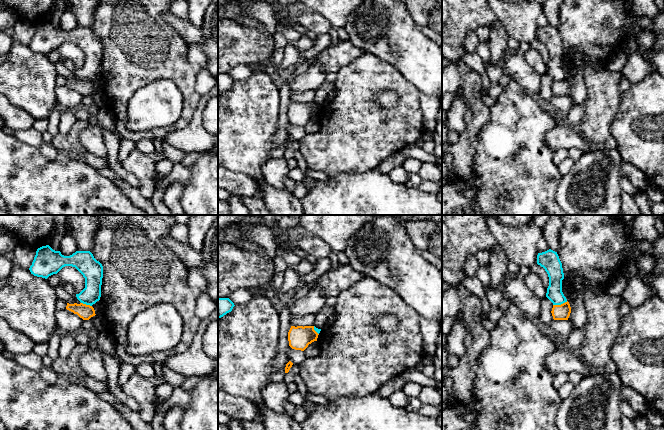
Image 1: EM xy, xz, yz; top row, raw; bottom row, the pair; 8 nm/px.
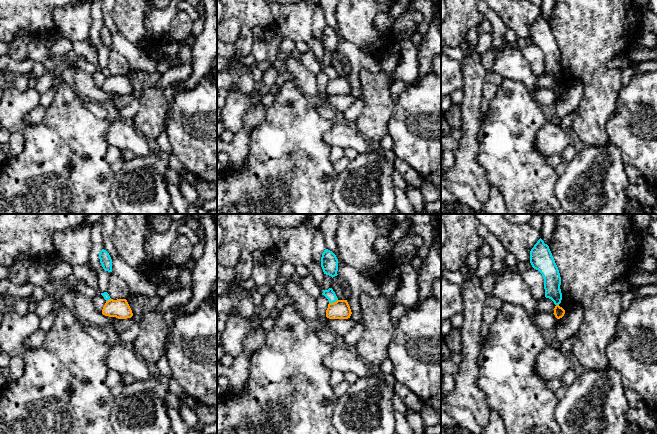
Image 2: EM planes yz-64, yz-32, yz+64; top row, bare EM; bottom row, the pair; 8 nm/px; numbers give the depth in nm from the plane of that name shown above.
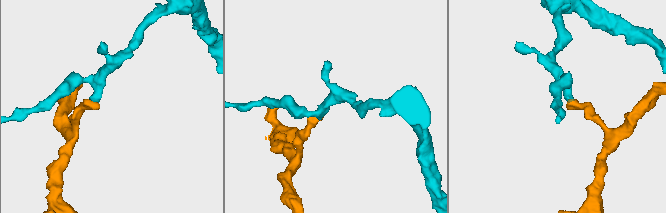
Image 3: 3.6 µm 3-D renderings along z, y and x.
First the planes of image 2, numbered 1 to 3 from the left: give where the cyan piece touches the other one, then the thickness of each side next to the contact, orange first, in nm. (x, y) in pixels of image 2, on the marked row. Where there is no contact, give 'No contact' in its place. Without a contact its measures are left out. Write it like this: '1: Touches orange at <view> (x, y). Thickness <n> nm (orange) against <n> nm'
1: Touches orange at yz-64 (108, 300). Thickness 150 nm (orange) against 50 nm
2: Touches orange at yz-32 (334, 302). Thickness 150 nm (orange) against 80 nm
3: Touches orange at yz+64 (557, 305). Thickness 90 nm (orange) against 140 nm

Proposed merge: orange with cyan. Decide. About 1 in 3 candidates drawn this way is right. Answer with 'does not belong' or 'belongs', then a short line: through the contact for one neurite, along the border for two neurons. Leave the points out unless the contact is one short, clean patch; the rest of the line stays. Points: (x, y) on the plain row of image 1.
does not belong; line yz (567, 77), (553, 81)

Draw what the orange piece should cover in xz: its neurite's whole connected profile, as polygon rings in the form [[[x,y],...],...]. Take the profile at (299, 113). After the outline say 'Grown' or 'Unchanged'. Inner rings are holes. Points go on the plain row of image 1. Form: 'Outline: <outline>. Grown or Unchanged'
Outline: [[[291,102],[288,108],[289,122],[292,125],[304,127],[309,120],[317,117],[318,111],[314,102]]]. Unchanged

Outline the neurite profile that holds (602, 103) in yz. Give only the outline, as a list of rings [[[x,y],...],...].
[[[590,63],[583,66],[587,87],[585,113],[576,124],[581,134],[594,145],[603,144],[611,137],[611,124],[620,105],[620,72],[599,69]]]

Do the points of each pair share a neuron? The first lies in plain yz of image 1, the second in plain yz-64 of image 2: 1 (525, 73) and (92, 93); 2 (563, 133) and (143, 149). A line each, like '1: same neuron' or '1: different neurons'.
1: same neuron
2: same neuron

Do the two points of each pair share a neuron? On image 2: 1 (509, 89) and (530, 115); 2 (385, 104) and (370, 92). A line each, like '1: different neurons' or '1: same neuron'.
1: same neuron
2: same neuron

